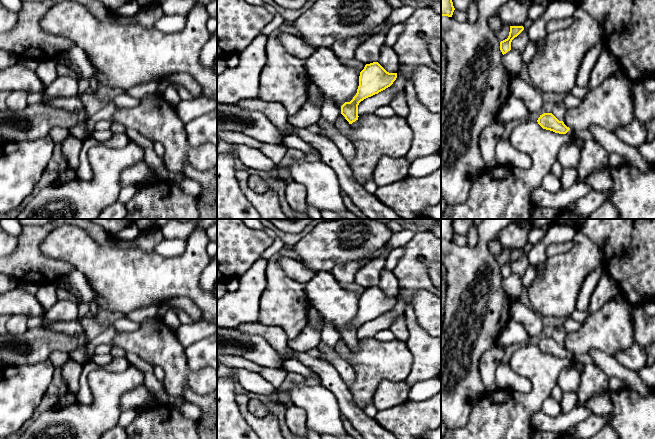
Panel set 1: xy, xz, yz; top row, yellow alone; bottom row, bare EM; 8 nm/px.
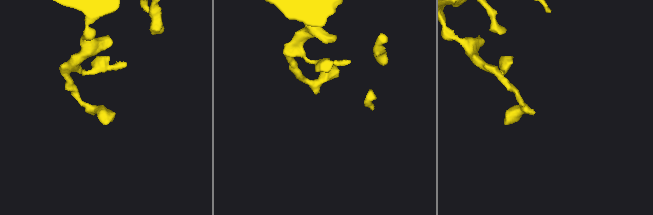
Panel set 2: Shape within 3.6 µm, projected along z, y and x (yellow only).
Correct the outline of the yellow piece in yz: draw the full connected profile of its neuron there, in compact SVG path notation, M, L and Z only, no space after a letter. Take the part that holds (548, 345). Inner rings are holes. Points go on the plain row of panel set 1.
M544 337L540 339L537 346L543 353L559 358L575 360L574 354L567 351L563 345L559 345L552 337Z

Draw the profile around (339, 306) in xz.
M319 271L304 284L305 293L311 305L323 316L325 322L332 323L341 335L345 326L350 326L357 317L360 298L356 293L341 286L331 272Z

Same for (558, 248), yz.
M575 241L558 242L558 243L550 244L546 248L546 254L548 257L552 257L554 255L560 255L566 253L573 247L574 243Z

